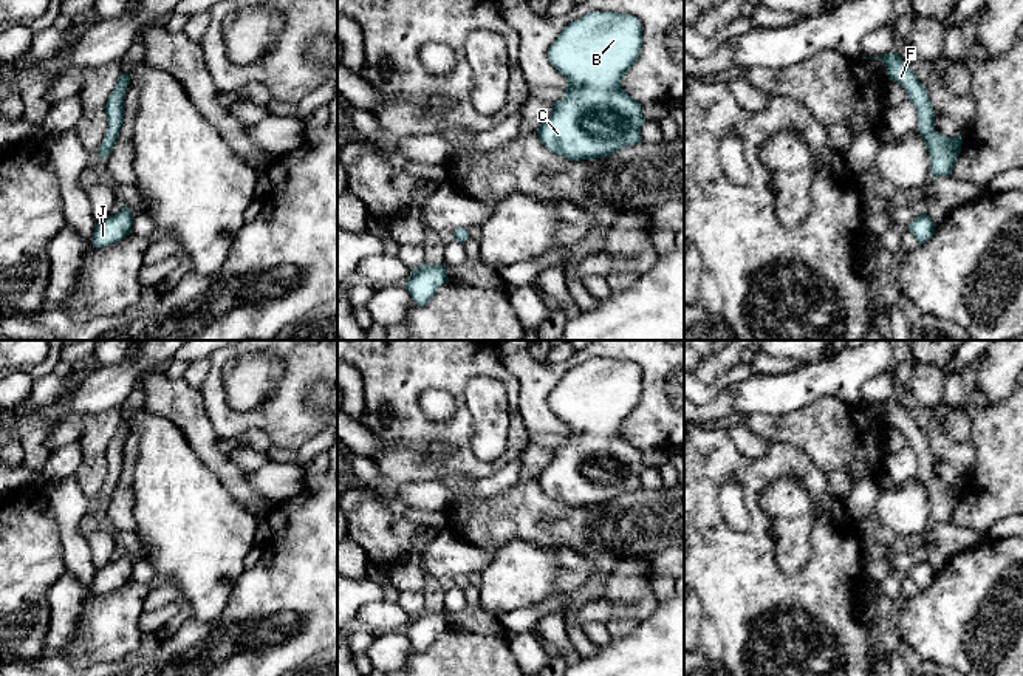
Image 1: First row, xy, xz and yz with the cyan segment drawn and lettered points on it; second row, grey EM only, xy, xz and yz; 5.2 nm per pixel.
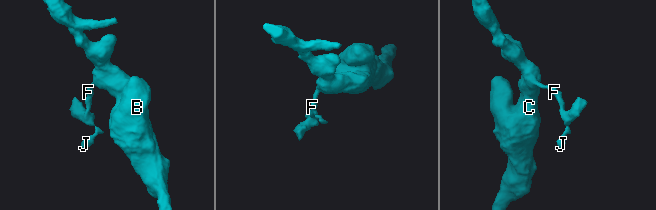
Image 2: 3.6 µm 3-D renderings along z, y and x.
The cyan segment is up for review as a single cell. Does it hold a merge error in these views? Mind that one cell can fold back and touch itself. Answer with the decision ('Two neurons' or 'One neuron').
One neuron

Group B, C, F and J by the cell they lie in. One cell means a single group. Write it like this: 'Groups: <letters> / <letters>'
Groups: B C F J

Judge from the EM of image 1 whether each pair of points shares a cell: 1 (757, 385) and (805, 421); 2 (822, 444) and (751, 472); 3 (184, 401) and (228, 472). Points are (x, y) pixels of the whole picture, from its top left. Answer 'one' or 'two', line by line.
1: two
2: two
3: one

